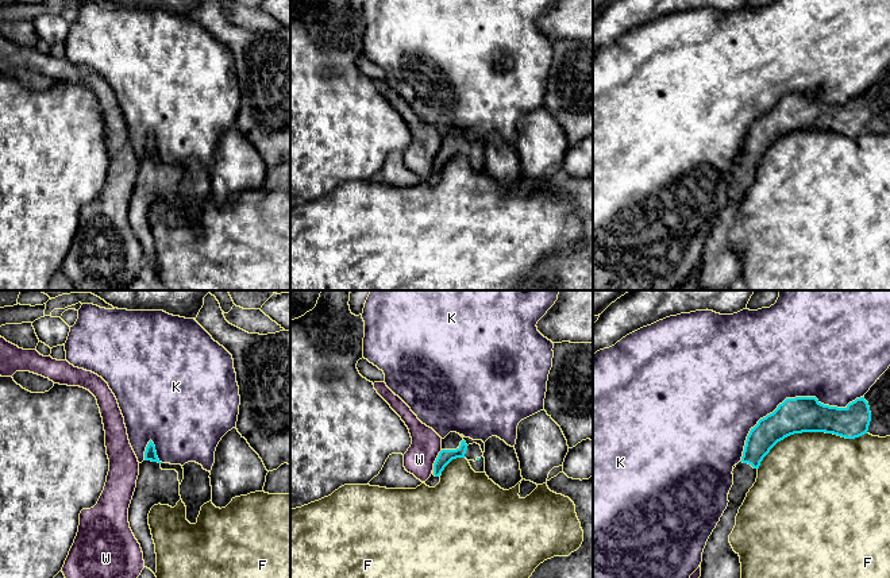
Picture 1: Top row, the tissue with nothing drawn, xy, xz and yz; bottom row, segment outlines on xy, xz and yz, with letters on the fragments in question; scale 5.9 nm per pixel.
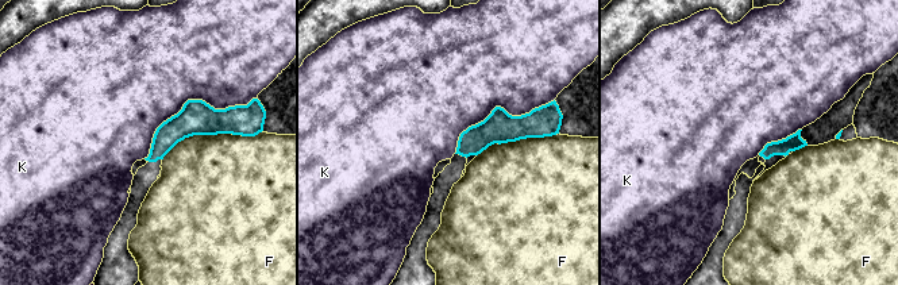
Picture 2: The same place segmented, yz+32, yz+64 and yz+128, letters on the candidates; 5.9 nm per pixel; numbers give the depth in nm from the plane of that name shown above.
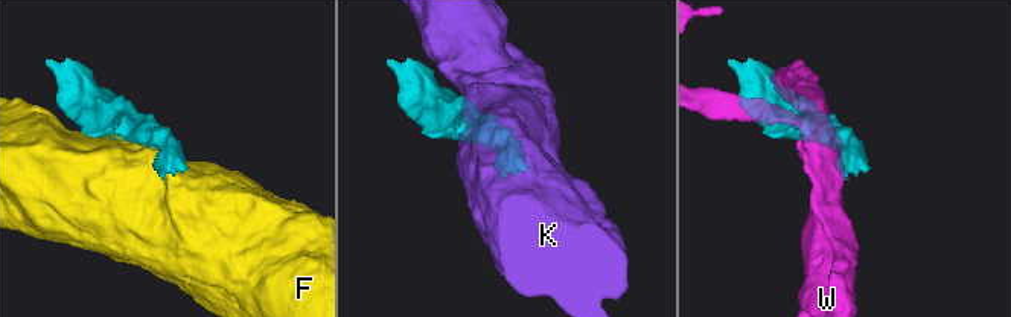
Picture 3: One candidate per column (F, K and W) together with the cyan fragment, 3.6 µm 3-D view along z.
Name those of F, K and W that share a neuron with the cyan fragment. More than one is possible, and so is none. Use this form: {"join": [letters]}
{"join": []}

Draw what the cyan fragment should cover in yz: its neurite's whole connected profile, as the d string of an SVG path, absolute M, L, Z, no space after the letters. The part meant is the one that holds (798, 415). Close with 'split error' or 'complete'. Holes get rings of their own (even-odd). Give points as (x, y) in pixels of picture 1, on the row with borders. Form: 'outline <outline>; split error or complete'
outline M816 397L786 398L751 428L741 461L733 469L728 506L709 536L702 552L700 578L741 578L740 556L729 543L736 516L758 478L758 469L770 450L785 438L802 432L825 432L845 439L868 431L871 412L864 397L845 408L821 404Z; split error

